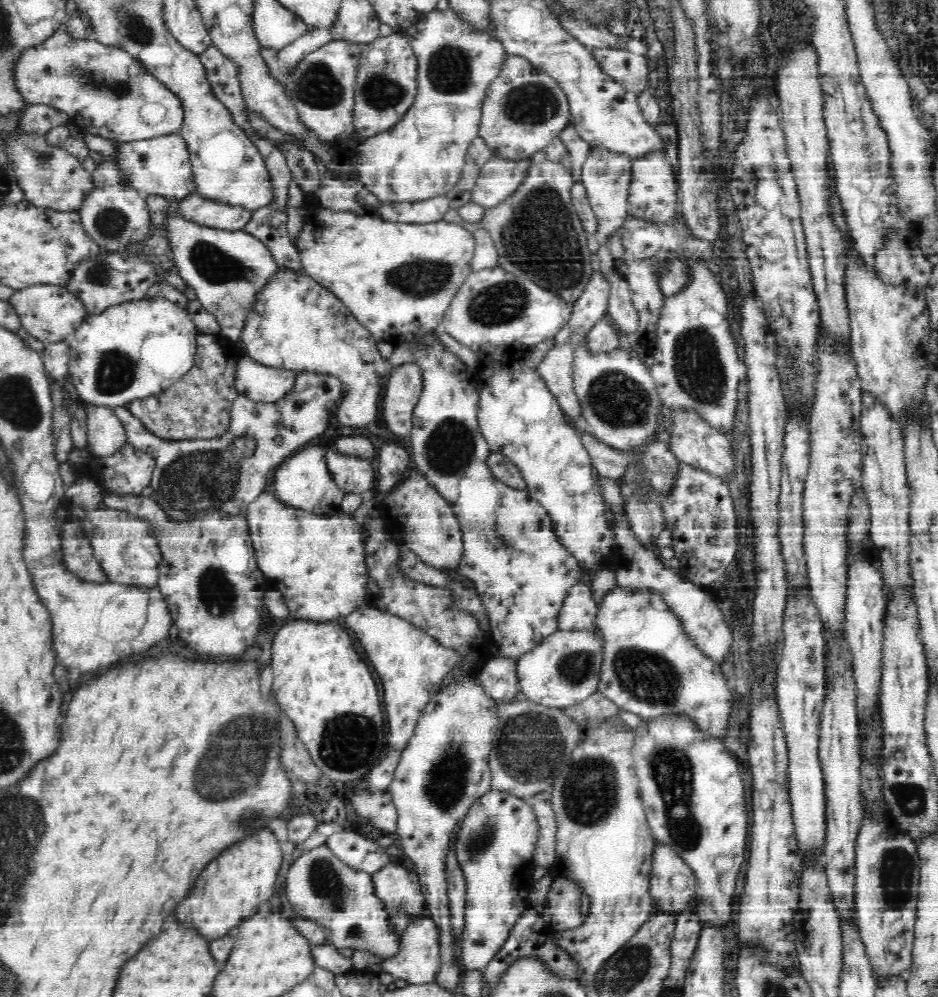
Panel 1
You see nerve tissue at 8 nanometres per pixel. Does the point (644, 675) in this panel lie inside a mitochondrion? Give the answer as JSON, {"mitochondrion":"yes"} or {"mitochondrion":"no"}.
{"mitochondrion":"yes"}

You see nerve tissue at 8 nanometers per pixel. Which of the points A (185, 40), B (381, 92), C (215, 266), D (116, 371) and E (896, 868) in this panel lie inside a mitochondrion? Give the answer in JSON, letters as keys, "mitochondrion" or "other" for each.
{"A":"other","B":"mitochondrion","C":"mitochondrion","D":"mitochondrion","E":"mitochondrion"}

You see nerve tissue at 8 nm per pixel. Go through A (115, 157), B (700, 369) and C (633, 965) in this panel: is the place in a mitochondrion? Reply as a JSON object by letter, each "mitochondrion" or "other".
{"A":"other","B":"mitochondrion","C":"mitochondrion"}

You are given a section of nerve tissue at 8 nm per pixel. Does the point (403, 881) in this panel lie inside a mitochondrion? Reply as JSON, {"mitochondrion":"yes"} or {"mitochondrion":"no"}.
{"mitochondrion":"no"}

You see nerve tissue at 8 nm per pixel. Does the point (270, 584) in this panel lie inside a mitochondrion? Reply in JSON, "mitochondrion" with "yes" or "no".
{"mitochondrion":"no"}

